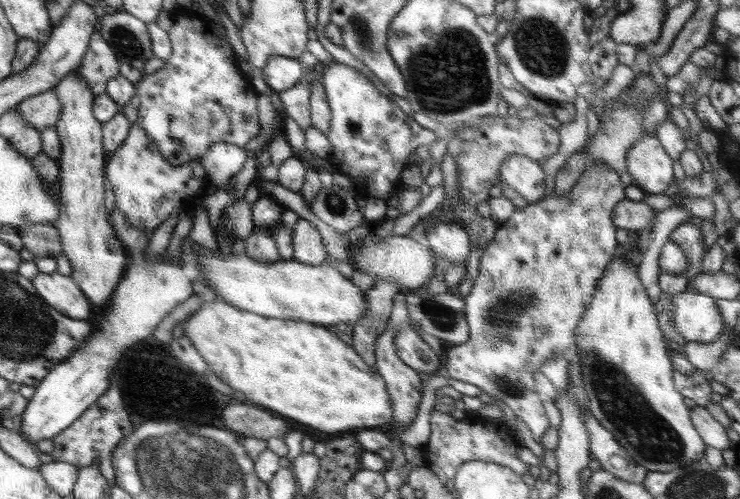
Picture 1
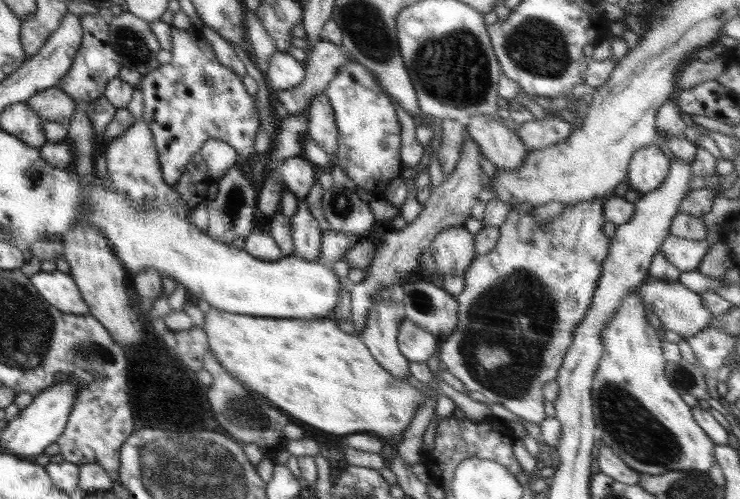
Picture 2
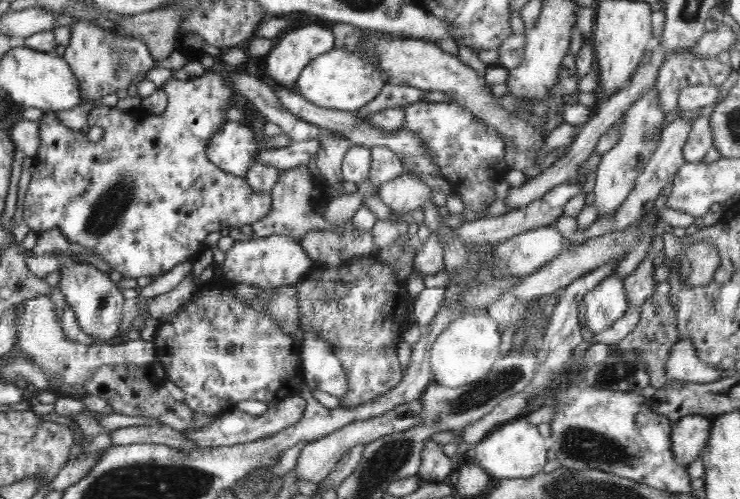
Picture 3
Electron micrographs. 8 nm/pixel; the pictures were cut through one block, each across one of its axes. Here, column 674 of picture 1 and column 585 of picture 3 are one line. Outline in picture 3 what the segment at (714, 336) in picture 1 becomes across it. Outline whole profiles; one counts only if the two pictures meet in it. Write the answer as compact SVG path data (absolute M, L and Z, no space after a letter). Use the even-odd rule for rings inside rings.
M613 274L587 292L583 300L586 313L582 329L587 327L593 335L606 331L629 309L623 278Z

